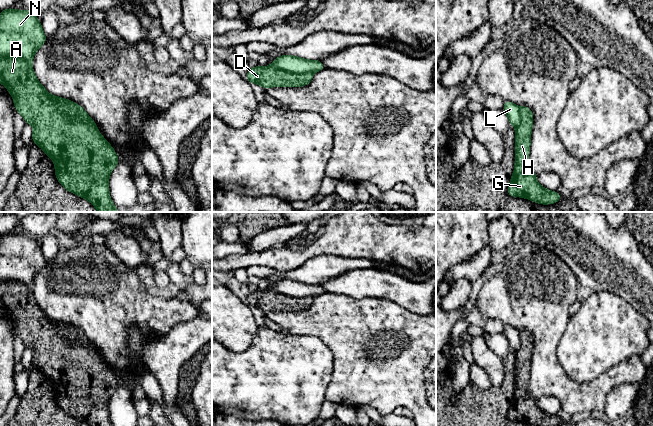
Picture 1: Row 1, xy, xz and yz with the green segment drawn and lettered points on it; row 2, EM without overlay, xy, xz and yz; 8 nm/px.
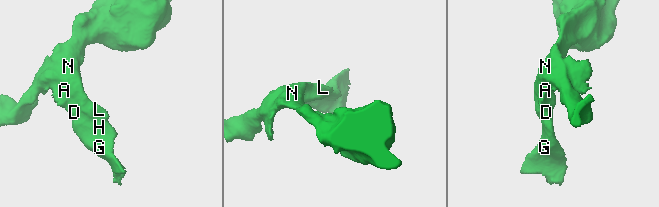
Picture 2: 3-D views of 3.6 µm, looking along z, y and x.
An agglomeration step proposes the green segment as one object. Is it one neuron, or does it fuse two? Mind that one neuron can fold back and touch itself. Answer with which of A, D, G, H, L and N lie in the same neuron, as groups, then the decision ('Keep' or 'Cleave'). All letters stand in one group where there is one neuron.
Groups: A D G H / L N. Cleave

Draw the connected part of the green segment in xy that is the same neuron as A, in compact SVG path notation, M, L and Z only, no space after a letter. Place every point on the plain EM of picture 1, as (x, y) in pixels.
M0 280L0 308L4 309L11 318L16 335L23 340L26 348L33 350L33 367L37 368L53 384L58 406L67 415L89 426L112 426L108 405L111 396L119 388L119 383L114 372L91 347L84 332L78 329L77 339L70 339L63 329L40 308L32 287L20 281Z

